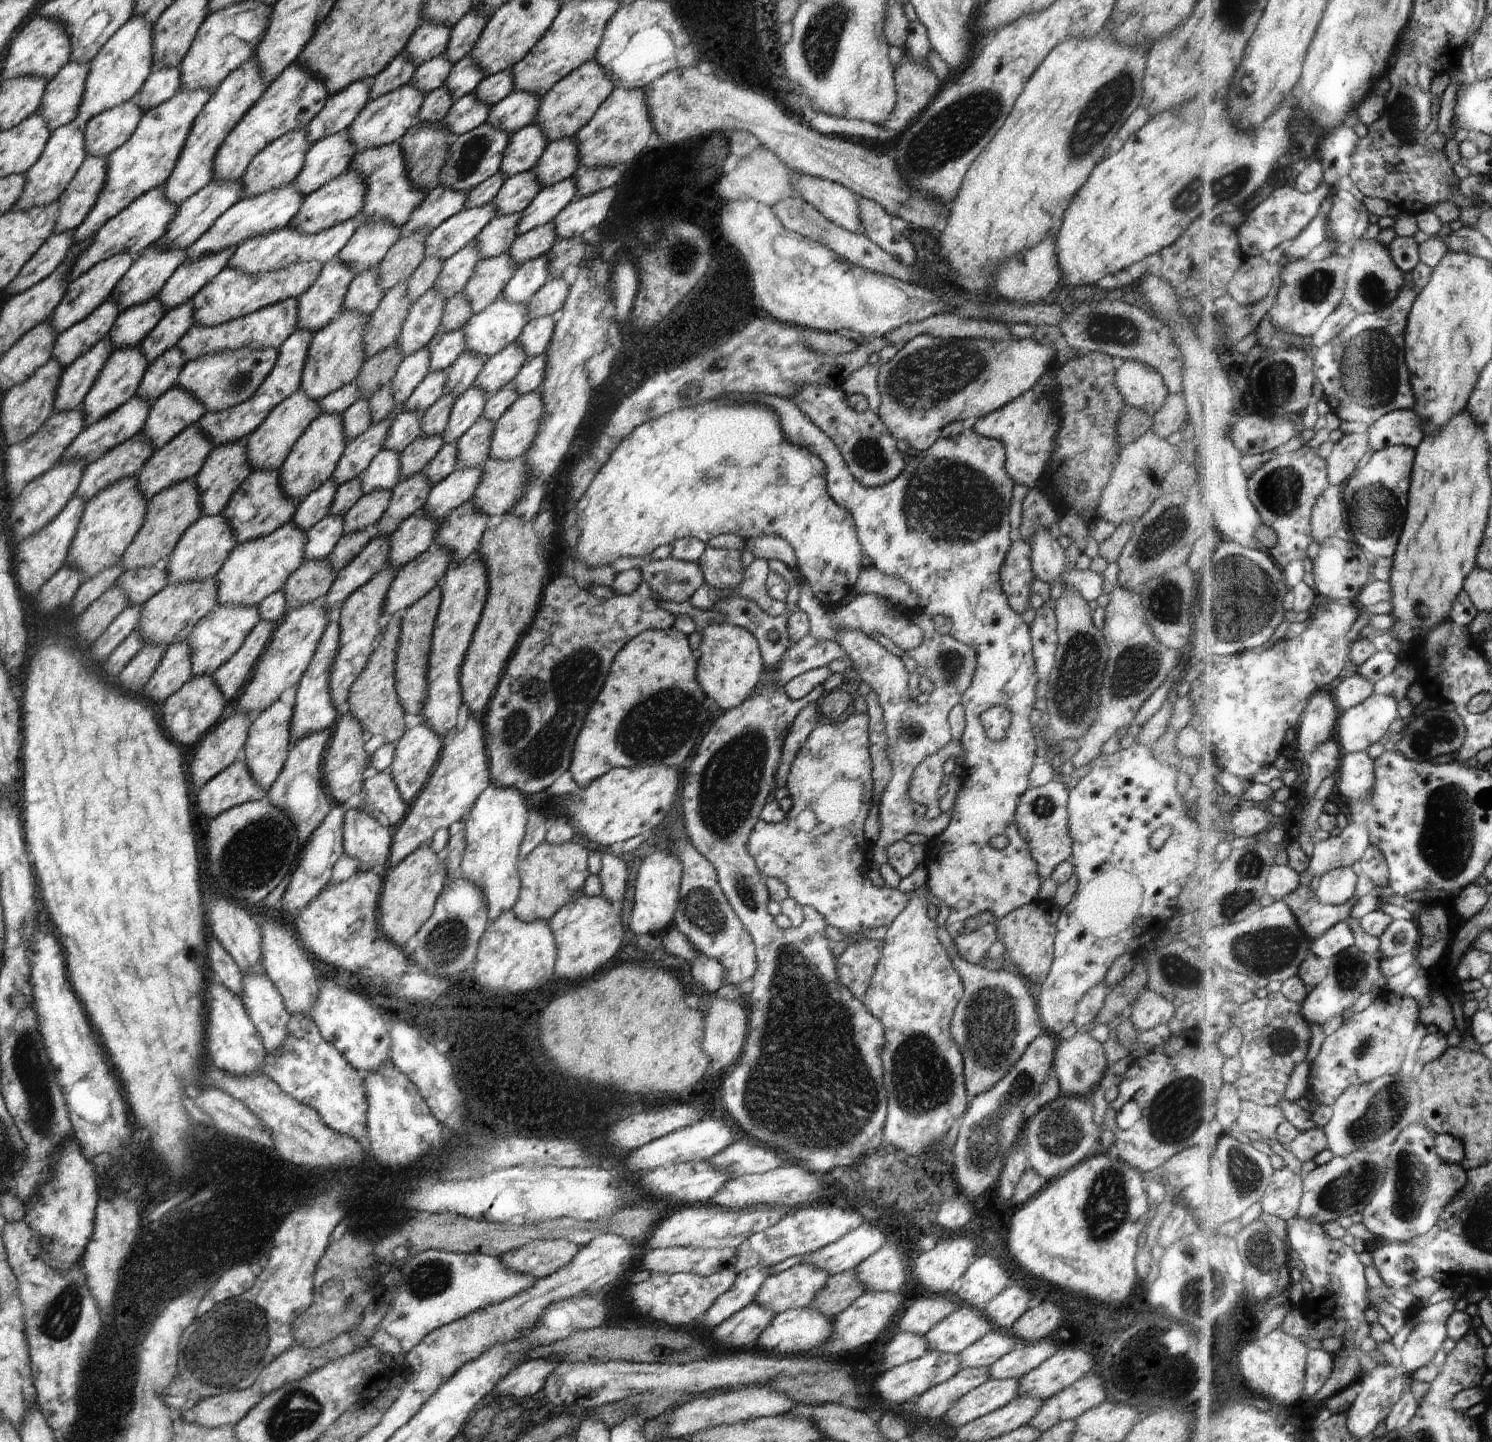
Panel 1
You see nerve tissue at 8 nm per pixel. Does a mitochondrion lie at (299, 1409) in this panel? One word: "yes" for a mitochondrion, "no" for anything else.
yes

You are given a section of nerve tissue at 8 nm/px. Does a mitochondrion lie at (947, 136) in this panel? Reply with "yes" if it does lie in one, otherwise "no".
yes

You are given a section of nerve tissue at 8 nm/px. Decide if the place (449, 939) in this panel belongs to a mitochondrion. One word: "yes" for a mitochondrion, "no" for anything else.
yes

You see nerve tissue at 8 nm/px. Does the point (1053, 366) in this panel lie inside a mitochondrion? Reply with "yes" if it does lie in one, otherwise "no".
no

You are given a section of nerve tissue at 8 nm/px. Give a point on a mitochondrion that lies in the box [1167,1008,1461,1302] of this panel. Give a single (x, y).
(1413, 1187)

